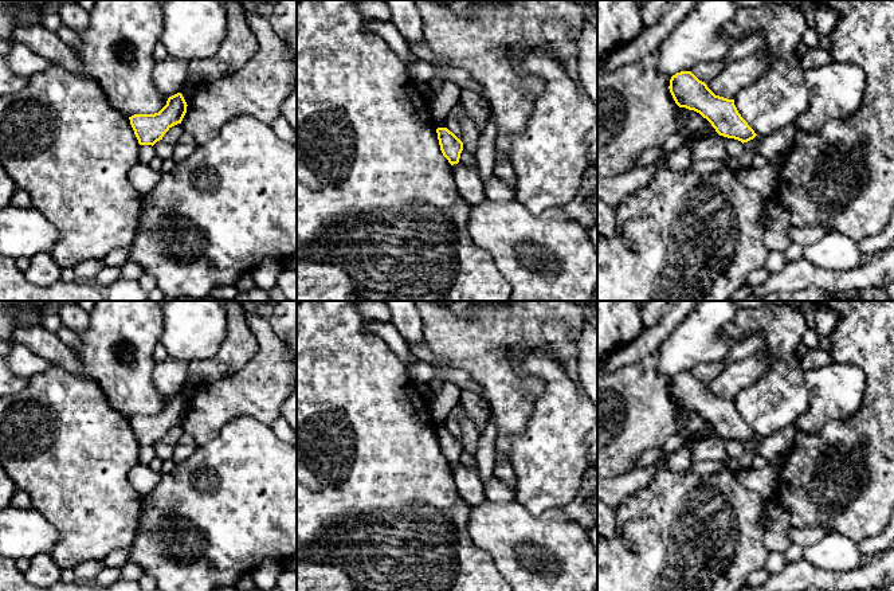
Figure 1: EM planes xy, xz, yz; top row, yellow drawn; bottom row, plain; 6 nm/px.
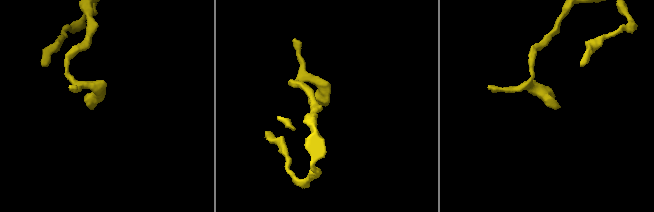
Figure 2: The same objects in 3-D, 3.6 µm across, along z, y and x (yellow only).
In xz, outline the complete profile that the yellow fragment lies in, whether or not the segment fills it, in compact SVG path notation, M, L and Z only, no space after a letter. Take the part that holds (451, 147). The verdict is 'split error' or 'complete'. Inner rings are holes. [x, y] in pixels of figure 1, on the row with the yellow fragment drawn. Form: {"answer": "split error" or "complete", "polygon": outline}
{"answer": "complete", "polygon": "M438 128L436 133L443 156L451 165L458 164L463 150L463 142L447 128Z"}

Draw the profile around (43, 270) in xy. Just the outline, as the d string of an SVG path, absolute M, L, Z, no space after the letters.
M39 253L31 258L30 267L24 271L26 278L38 286L50 286L60 281L60 266L50 254Z

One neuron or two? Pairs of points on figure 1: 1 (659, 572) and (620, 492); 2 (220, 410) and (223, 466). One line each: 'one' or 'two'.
1: two
2: two

